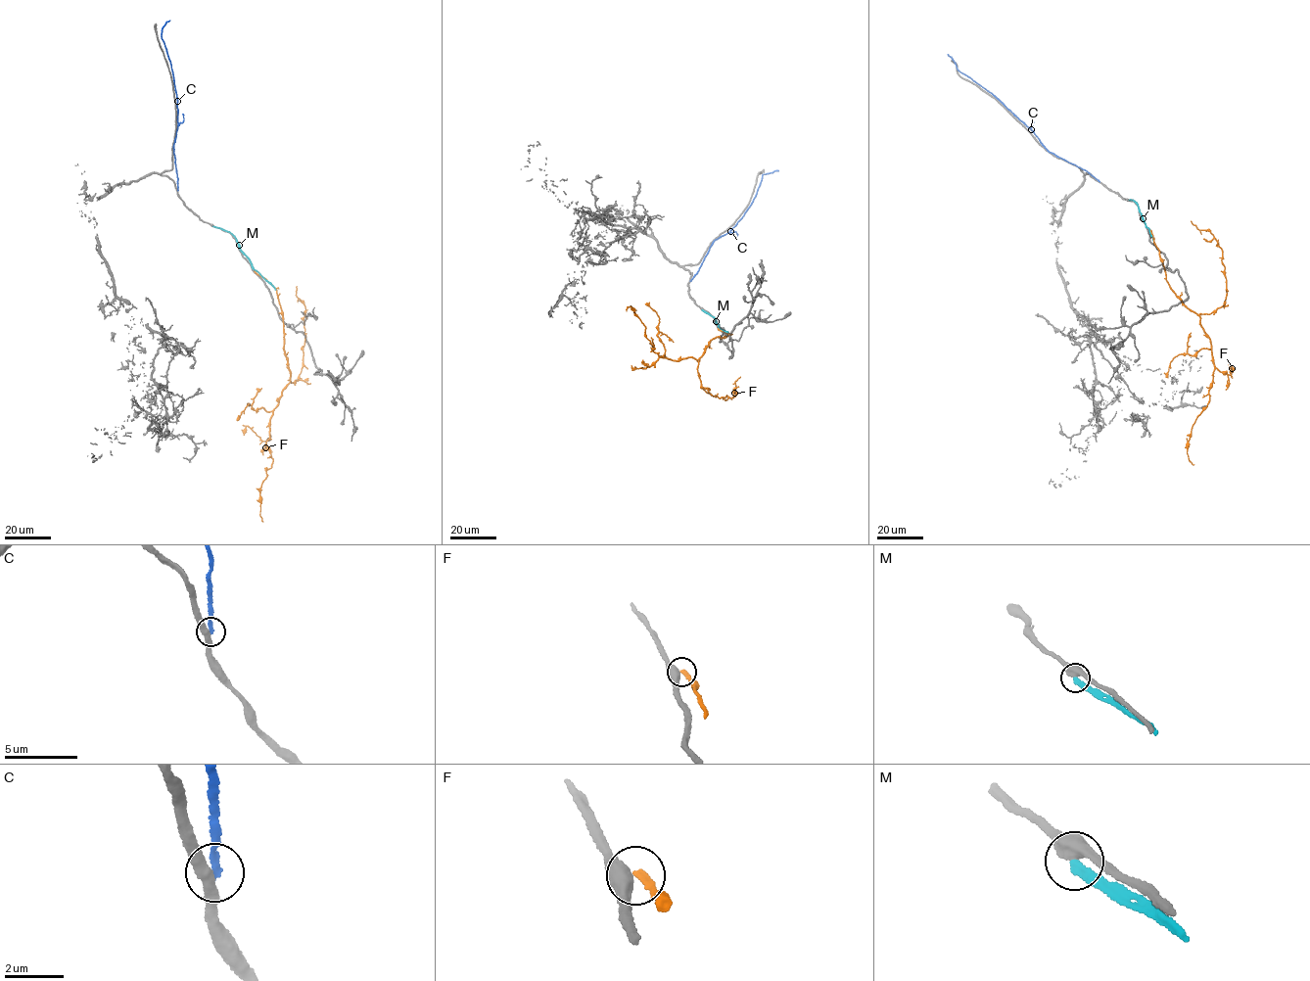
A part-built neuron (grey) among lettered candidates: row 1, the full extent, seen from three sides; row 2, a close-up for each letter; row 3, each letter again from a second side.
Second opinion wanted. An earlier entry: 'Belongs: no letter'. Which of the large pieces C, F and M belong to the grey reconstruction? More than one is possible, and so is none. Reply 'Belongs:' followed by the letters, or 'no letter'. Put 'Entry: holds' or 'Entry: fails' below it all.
Belongs: no letter
Entry: holds

